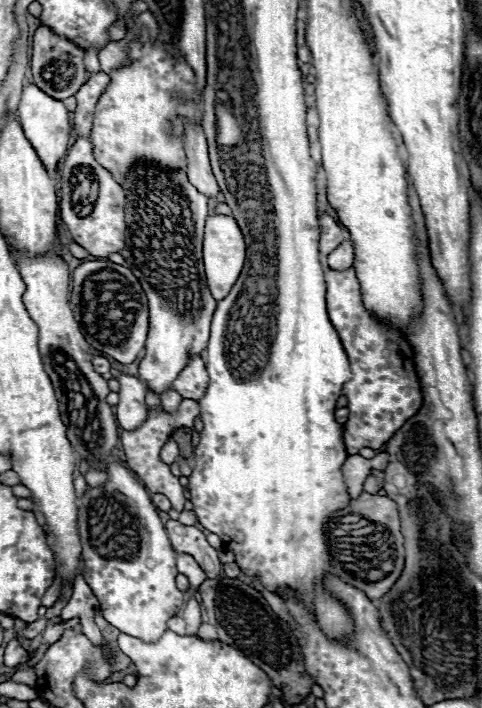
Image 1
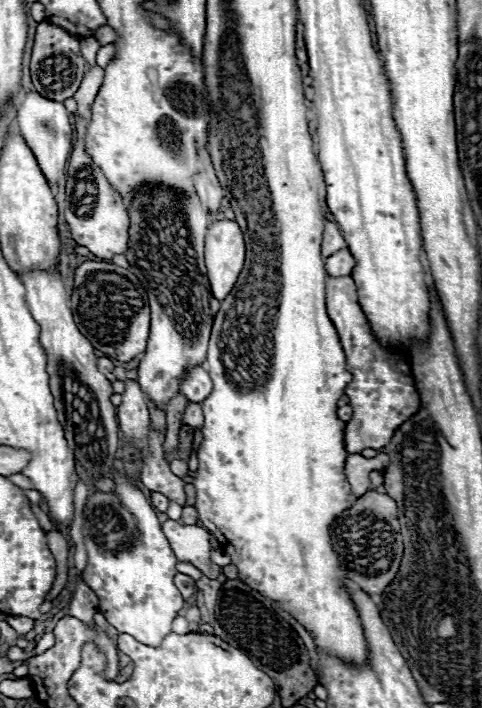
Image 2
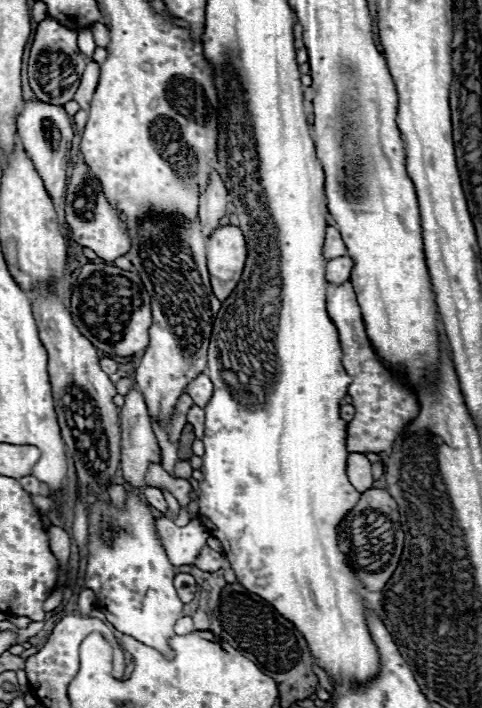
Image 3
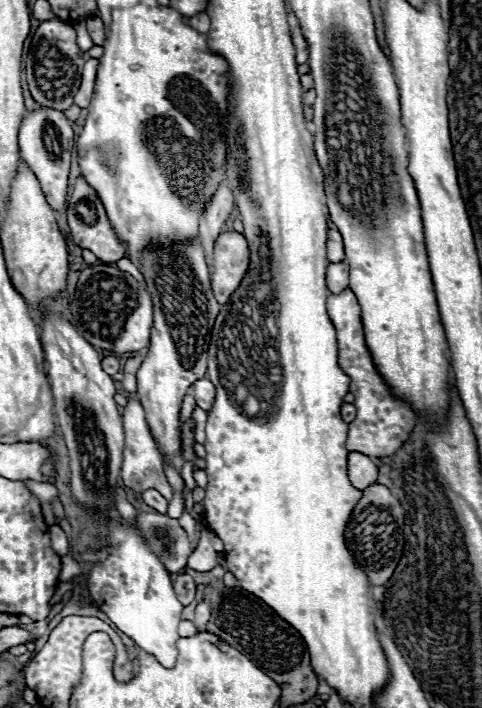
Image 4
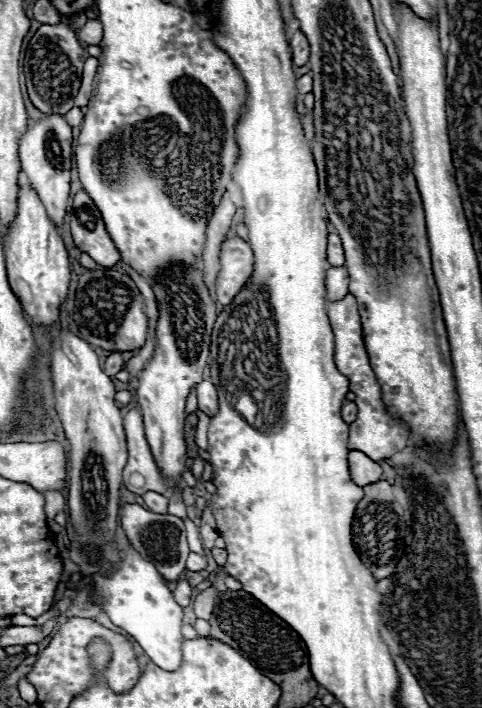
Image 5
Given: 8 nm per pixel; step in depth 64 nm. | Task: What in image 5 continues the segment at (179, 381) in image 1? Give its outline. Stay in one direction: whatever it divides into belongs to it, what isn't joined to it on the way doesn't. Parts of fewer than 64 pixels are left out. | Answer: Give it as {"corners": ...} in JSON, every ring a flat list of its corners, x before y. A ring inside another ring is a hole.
{"corners":[[204,380,200,384,196,384,196,396,198,396,198,408,204,410,208,416,216,414,218,410,218,394,212,382]]}

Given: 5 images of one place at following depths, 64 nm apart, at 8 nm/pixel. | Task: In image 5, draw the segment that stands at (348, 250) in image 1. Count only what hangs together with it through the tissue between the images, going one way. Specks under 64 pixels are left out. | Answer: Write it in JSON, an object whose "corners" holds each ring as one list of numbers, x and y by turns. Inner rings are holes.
{"corners":[[330,266,326,272,326,296,328,300,340,300,348,292,346,266]]}

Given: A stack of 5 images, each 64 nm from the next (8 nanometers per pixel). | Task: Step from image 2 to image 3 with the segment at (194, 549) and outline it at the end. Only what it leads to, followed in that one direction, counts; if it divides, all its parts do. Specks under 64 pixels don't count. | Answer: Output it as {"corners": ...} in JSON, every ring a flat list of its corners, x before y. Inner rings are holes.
{"corners":[[158,518,156,530,170,562,176,568,182,564,196,564,196,558,210,536,210,532,198,520,192,520,188,526,180,528,170,518]]}

